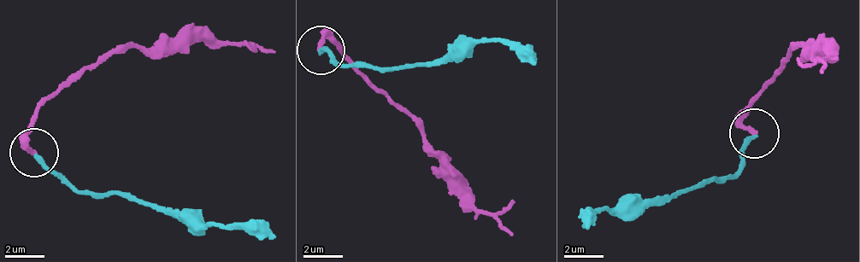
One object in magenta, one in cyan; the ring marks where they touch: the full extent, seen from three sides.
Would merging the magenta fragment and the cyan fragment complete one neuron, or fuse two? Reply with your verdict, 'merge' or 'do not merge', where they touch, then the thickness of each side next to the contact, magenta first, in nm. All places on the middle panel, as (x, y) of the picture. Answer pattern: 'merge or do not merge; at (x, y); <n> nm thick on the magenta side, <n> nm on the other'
do not merge; at (320, 50); 240 nm thick on the magenta side, 240 nm on the other

